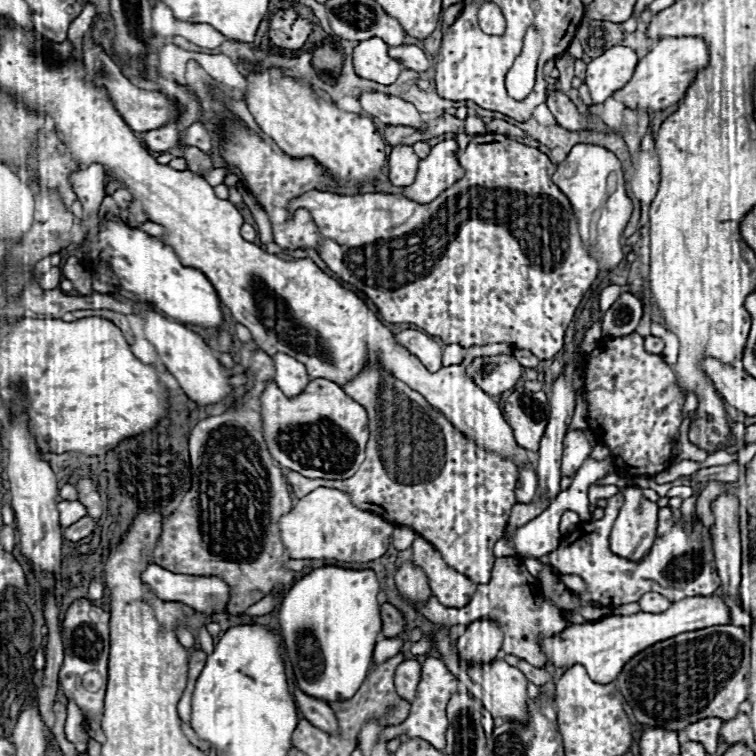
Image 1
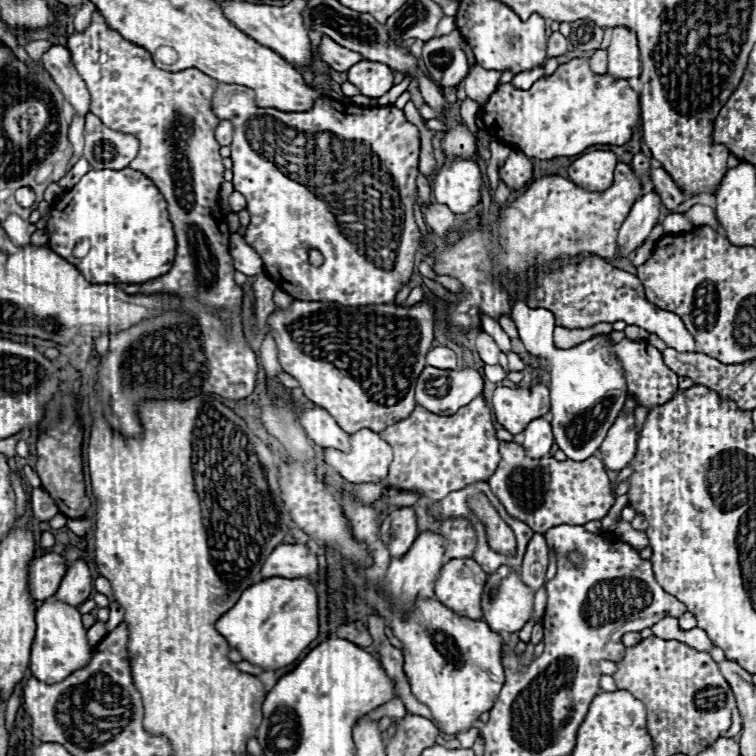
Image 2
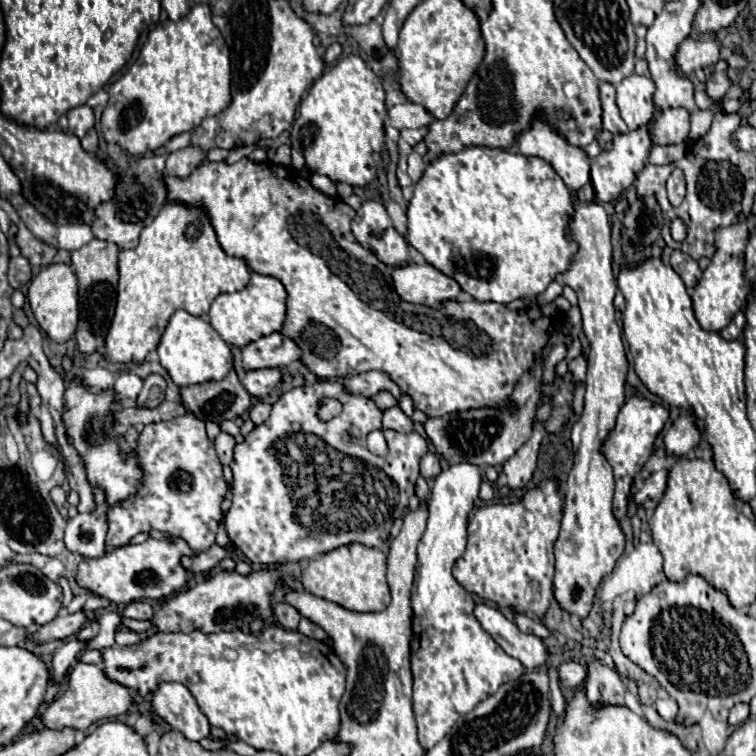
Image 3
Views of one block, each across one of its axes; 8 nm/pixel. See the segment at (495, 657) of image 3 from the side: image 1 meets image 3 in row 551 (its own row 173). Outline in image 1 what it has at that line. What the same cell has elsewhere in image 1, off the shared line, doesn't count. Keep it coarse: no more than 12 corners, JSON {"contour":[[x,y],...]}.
{"contour":[[442,140],[420,160],[404,196],[428,204],[464,176],[456,140]]}

